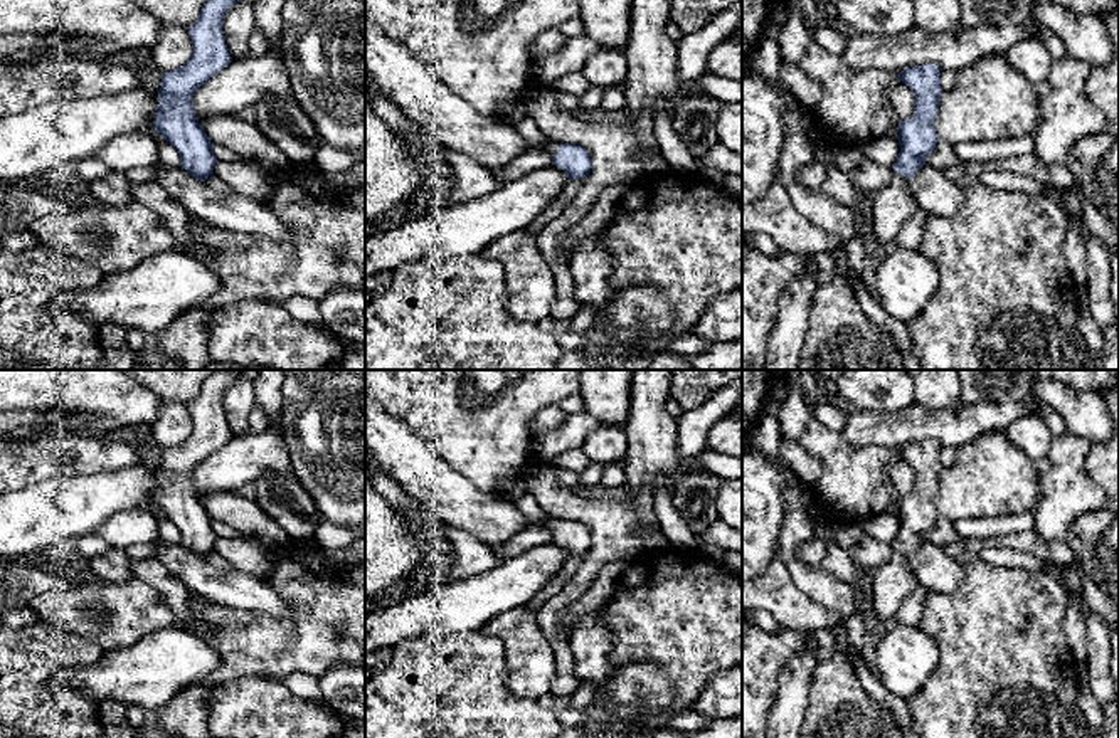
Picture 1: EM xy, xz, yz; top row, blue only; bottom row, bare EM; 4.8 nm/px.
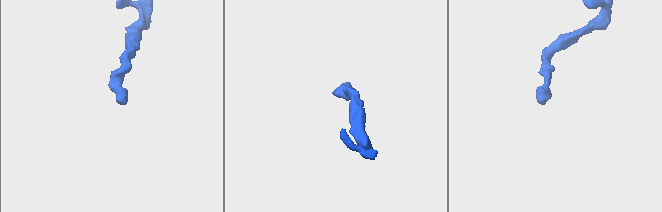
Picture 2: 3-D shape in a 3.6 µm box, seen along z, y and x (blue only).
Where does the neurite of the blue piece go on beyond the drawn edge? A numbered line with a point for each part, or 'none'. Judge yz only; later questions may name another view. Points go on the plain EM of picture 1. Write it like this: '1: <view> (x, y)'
1: yz (896, 580)

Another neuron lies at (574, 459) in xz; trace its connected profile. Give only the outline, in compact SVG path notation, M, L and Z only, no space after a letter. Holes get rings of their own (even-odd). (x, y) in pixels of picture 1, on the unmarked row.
M582 447L569 449L562 454L559 454L552 462L552 469L557 472L564 471L574 471L574 472L582 472L591 461L584 454Z

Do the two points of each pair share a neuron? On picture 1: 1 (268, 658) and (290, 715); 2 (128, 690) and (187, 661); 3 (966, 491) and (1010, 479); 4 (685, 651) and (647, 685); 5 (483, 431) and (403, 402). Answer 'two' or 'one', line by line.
1: two
2: one
3: one
4: two
5: one

